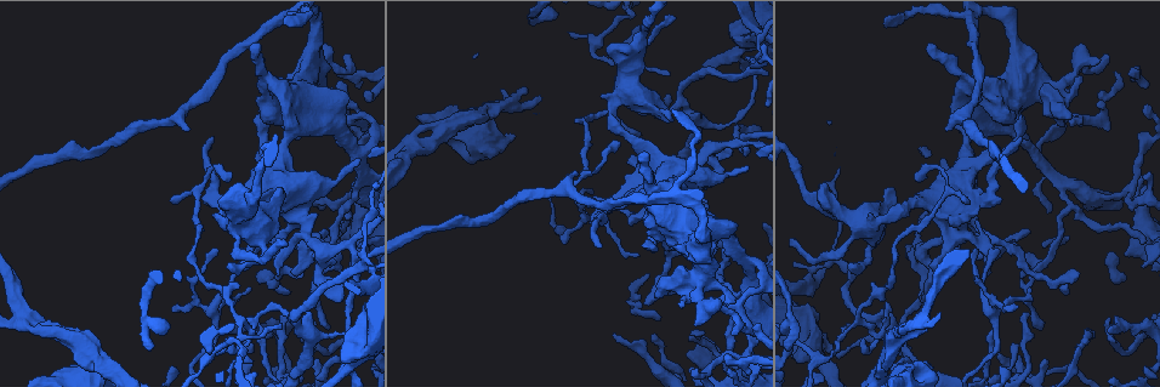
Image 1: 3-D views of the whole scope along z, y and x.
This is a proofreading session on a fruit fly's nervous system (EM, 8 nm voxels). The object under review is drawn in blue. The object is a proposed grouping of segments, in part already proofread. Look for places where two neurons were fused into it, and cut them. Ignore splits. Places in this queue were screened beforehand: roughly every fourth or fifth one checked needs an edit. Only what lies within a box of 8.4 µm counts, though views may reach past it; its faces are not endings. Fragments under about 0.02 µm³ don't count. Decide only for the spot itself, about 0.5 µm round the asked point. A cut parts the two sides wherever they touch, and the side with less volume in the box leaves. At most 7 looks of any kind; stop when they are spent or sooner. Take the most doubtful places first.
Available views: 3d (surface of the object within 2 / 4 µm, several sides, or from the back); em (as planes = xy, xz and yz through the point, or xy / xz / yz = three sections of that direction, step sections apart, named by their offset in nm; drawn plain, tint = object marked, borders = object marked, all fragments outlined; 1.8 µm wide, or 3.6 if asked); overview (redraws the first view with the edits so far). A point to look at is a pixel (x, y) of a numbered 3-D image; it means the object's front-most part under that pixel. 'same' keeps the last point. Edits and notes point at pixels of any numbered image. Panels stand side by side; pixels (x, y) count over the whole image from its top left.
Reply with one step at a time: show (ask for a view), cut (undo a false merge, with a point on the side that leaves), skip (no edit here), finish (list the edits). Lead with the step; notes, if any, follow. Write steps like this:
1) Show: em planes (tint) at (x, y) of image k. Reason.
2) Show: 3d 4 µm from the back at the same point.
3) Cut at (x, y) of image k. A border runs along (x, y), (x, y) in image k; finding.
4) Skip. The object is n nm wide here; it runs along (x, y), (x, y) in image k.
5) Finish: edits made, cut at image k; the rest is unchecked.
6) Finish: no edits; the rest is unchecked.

Show: em planes (tint) at (745, 354) of image 1. Small branch off a trunk.

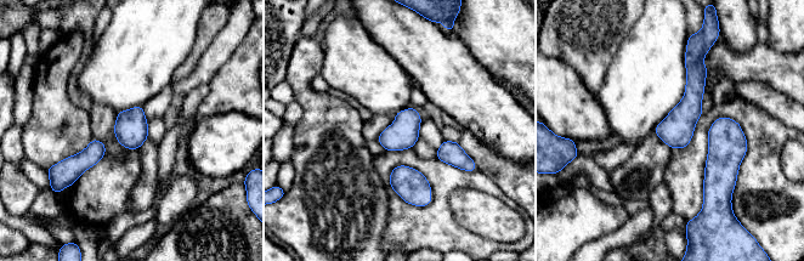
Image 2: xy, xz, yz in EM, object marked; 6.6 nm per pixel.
Skip. The object is 200 nm wide here; it runs along (690, 57), (694, 96), (673, 145) in image 2; continuous, no second neuron.

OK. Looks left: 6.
Show: em yz step 16 (plain) at (1025, 74) of image 1.

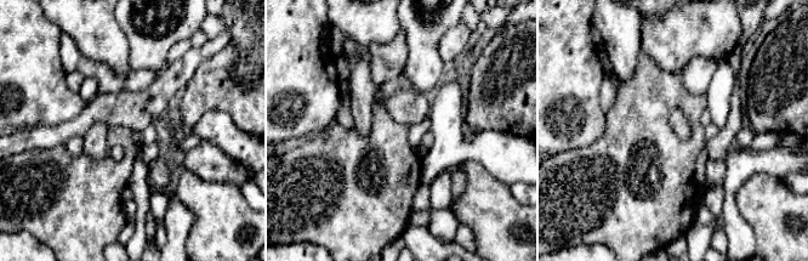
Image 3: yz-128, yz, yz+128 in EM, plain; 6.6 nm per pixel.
Show: em yz step 16 (tint) at the same point.

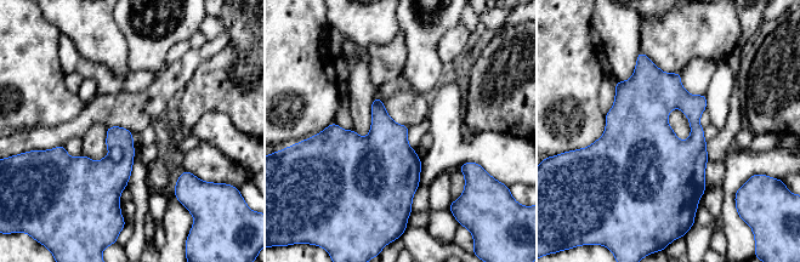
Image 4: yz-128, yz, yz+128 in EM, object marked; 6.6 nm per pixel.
Skip. Continuous, no second neuron.

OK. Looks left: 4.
Show: em xy step 4 (tint) at (36, 320) of image 1. Two arms in line, one across.

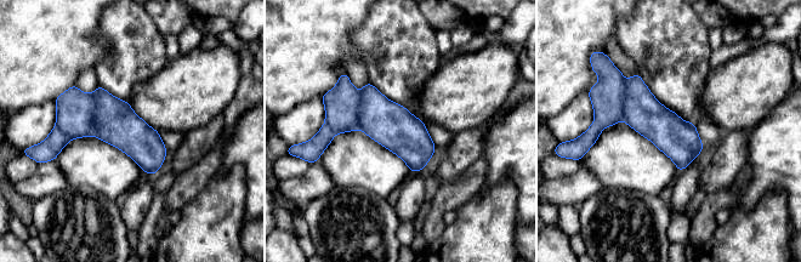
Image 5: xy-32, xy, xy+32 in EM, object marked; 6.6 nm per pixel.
Show: em planes (tint) at the same point.

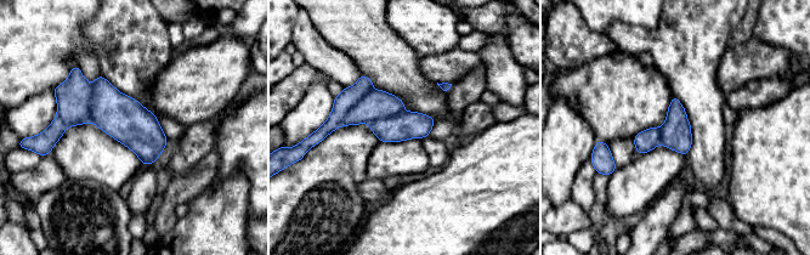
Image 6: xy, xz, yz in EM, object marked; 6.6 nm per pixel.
Skip. The object is 200 nm wide here; continuous, no second neuron.

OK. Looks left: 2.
Finish: no edits; the rest is unchecked.

